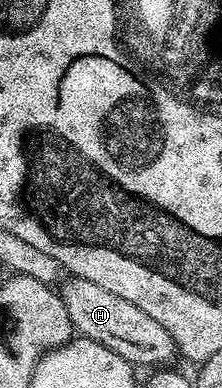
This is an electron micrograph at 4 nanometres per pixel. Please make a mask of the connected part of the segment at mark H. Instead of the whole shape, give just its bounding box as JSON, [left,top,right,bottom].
[58,276,178,367]

